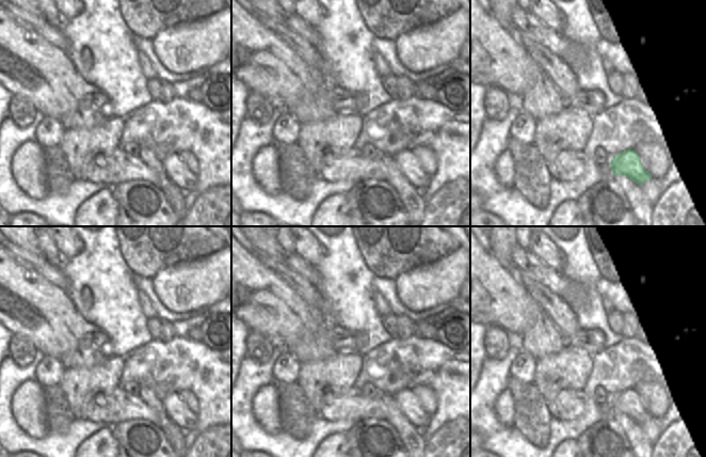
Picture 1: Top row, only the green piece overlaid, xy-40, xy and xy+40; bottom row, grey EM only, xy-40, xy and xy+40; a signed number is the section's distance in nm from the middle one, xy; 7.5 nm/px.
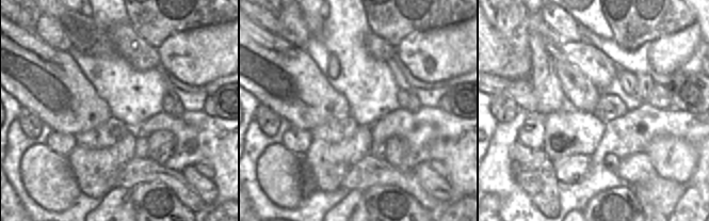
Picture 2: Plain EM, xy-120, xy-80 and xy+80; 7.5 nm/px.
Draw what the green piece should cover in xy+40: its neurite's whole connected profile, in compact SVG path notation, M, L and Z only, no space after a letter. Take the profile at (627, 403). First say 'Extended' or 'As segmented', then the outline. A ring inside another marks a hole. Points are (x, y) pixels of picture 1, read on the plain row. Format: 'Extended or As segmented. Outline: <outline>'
Extended. Outline: M640 384L617 393L610 406L614 414L629 416L640 425L652 417L643 400L643 388Z

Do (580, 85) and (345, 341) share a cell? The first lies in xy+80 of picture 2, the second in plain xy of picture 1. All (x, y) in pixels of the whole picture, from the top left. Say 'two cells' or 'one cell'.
two cells

